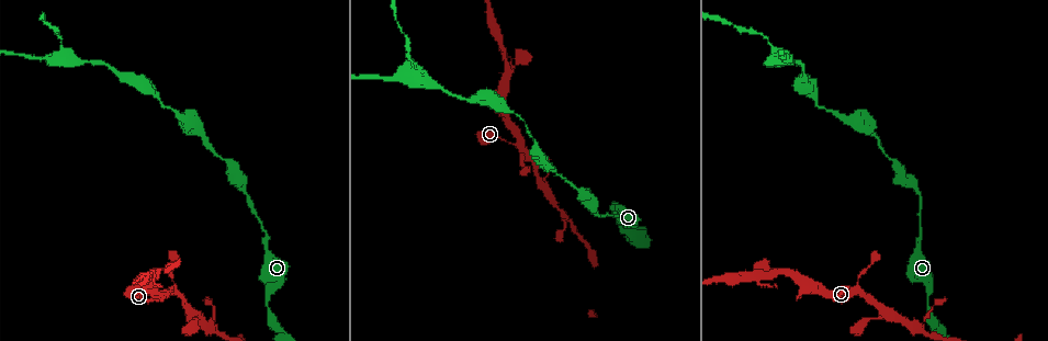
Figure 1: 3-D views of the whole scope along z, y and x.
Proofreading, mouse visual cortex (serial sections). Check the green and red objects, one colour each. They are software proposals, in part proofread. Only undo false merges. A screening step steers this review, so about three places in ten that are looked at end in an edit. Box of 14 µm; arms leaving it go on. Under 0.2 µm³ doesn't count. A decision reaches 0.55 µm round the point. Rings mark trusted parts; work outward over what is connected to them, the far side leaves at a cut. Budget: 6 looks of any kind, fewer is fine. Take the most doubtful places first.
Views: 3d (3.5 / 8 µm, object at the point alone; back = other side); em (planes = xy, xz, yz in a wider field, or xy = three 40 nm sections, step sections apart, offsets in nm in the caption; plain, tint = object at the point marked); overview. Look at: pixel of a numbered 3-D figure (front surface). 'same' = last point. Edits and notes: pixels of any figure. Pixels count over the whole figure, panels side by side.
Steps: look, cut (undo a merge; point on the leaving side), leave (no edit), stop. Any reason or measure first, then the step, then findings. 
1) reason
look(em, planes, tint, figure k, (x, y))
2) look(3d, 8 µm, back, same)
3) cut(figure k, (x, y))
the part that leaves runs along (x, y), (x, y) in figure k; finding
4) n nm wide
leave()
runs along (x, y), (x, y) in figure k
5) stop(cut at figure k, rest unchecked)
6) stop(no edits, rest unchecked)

a narrow waist
look(3d, 3.5 µm, figure 1, (847, 296))

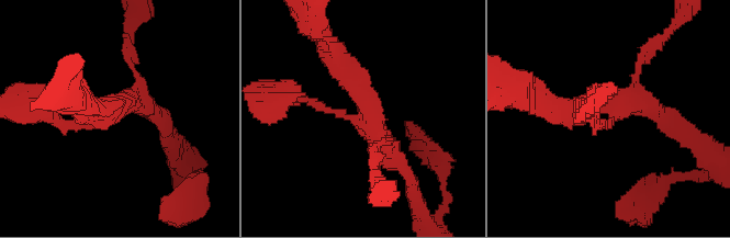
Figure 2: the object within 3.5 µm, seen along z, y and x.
look(em, planes, plain, figure 2, (367, 121))

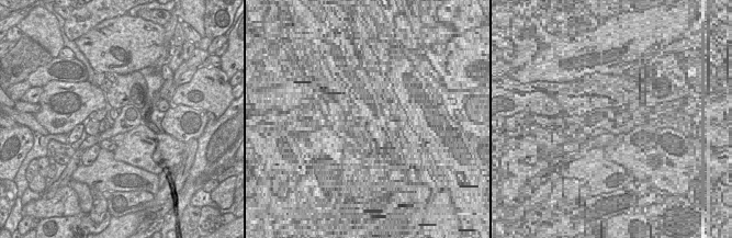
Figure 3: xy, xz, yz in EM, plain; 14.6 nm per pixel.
with the object marked
look(em, planes, tint, same)

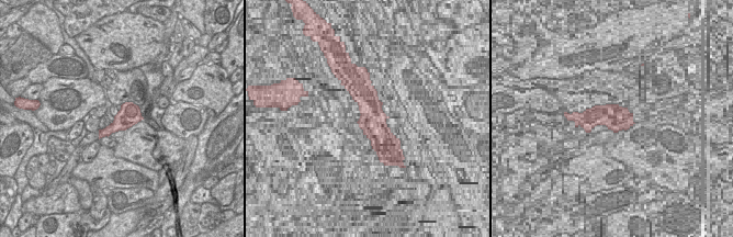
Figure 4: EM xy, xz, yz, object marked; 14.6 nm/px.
320 nm wide
leave()
runs along (305, 99), (369, 118), (338, 63) in figure 2; one cell here

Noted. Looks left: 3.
narrows sharply
look(3d, 3.5 µm, figure 1, (210, 325))

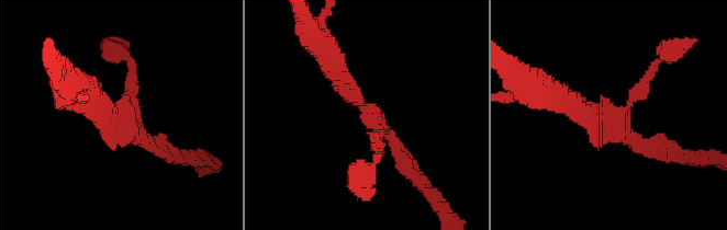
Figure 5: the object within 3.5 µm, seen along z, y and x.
look(em, xy, step 3, tint, figure 5, (364, 107))

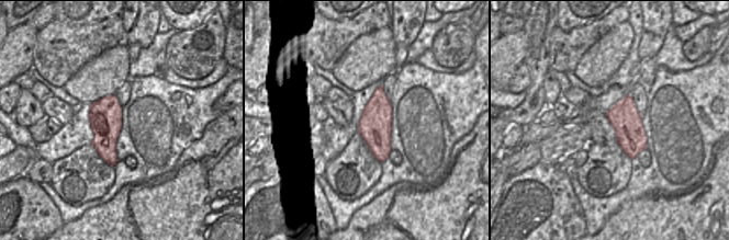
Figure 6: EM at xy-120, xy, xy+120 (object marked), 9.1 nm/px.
300 nm wide
leave()
runs along (326, 57), (400, 158) in figure 5; all the same cell

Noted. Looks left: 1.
stop(no edits, rest unchecked)

